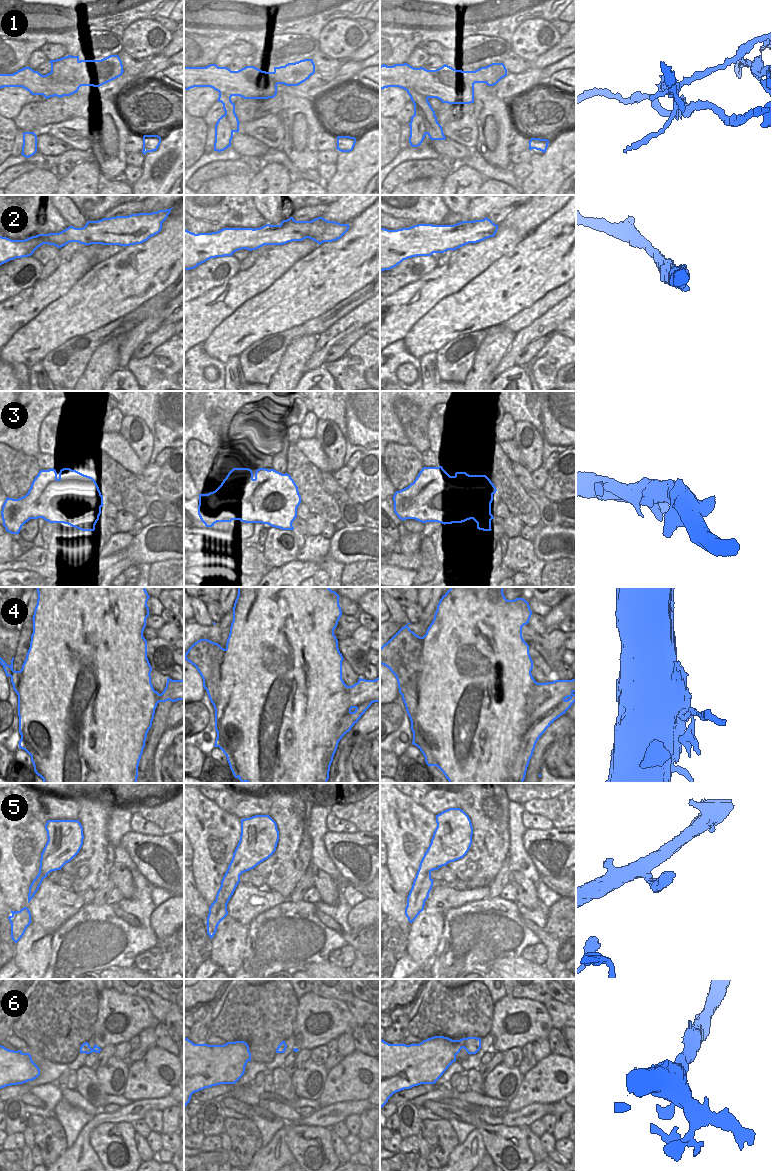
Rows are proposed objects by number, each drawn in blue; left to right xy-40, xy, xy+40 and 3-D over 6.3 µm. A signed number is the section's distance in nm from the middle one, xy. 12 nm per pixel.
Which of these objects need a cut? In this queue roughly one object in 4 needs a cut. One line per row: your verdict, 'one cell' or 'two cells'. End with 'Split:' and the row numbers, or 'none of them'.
1: two cells
2: one cell
3: one cell
4: two cells
5: one cell
6: one cell
Split: 1, 4

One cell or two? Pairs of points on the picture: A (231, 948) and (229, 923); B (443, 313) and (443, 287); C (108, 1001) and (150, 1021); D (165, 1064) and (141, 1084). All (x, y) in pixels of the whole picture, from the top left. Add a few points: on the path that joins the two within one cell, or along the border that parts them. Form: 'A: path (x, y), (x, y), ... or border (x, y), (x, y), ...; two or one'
A: path (230, 942), (229, 929); one
B: border (463, 287), (442, 298), (425, 314); two
C: path (118, 1011), (140, 1017); one
D: path (159, 1067), (147, 1079); one

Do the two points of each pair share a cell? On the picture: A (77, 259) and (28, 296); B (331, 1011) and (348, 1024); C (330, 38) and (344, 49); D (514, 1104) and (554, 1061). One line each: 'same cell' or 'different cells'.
A: same cell
B: same cell
C: same cell
D: same cell

